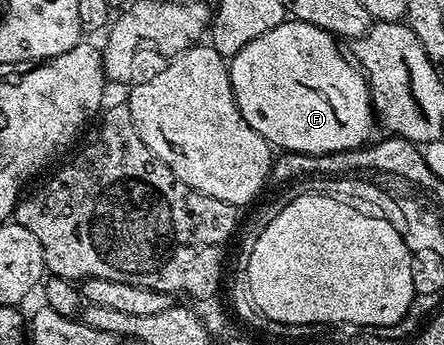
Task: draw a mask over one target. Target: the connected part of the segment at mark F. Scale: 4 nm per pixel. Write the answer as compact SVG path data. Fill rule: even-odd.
M287 18L283 24L276 26L276 30L260 34L256 42L248 42L244 50L229 57L228 67L236 106L244 122L248 122L248 126L252 126L252 130L256 130L256 134L260 134L275 149L323 156L329 152L351 152L371 139L370 131L376 128L376 117L370 104L370 85L348 56L346 61L338 44L335 36L320 30L320 26Z

